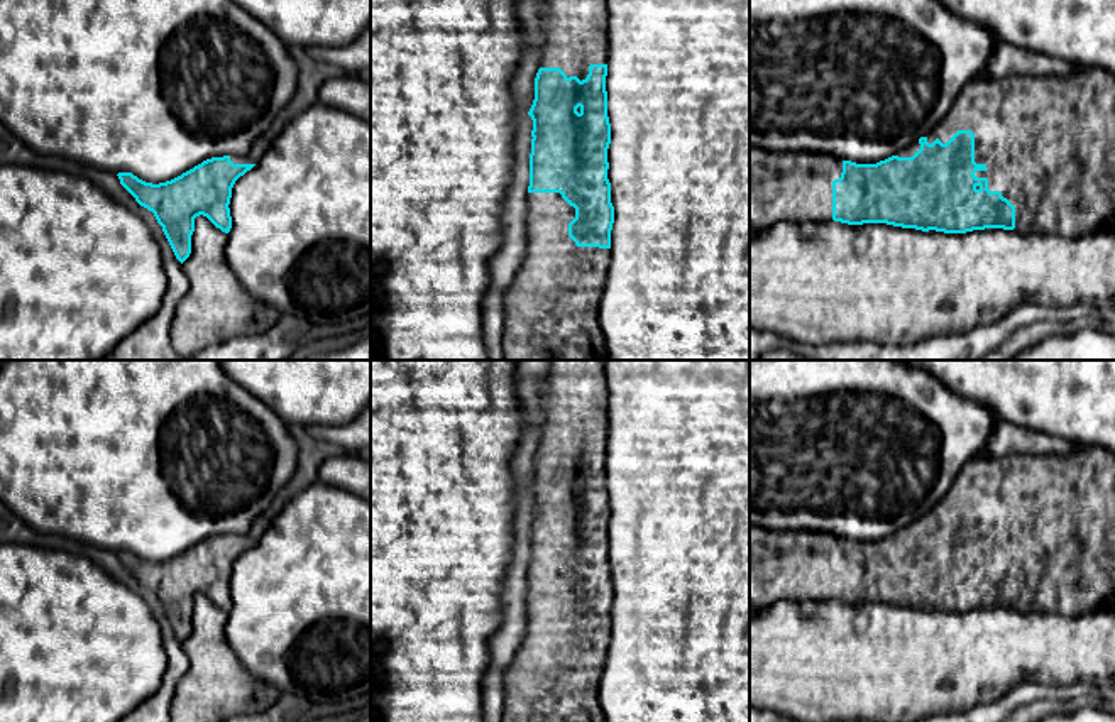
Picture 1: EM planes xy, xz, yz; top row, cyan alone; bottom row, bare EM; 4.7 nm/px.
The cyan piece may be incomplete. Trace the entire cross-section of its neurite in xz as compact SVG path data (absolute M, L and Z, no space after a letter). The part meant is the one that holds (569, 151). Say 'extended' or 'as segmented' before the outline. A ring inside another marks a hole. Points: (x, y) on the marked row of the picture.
extended | M547 0L541 68L535 78L530 186L526 193L526 252L504 301L504 360L606 360L599 321L601 296L611 264L614 206L607 179L611 123L607 117L606 0Z

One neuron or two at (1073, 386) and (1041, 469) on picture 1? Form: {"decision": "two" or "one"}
{"decision": "two"}

